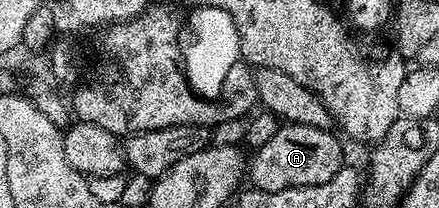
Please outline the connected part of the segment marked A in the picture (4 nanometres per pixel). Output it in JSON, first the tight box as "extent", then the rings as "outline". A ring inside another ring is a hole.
{"extent":[247,125,343,192],"outline":[[[282,125],[281,130],[275,132],[275,136],[271,136],[271,140],[267,140],[267,144],[263,144],[252,155],[253,163],[247,166],[248,181],[250,178],[253,181],[250,183],[256,189],[267,192],[327,184],[327,180],[331,180],[331,176],[335,176],[335,172],[339,172],[343,165],[342,139],[331,131],[320,126]]]}

